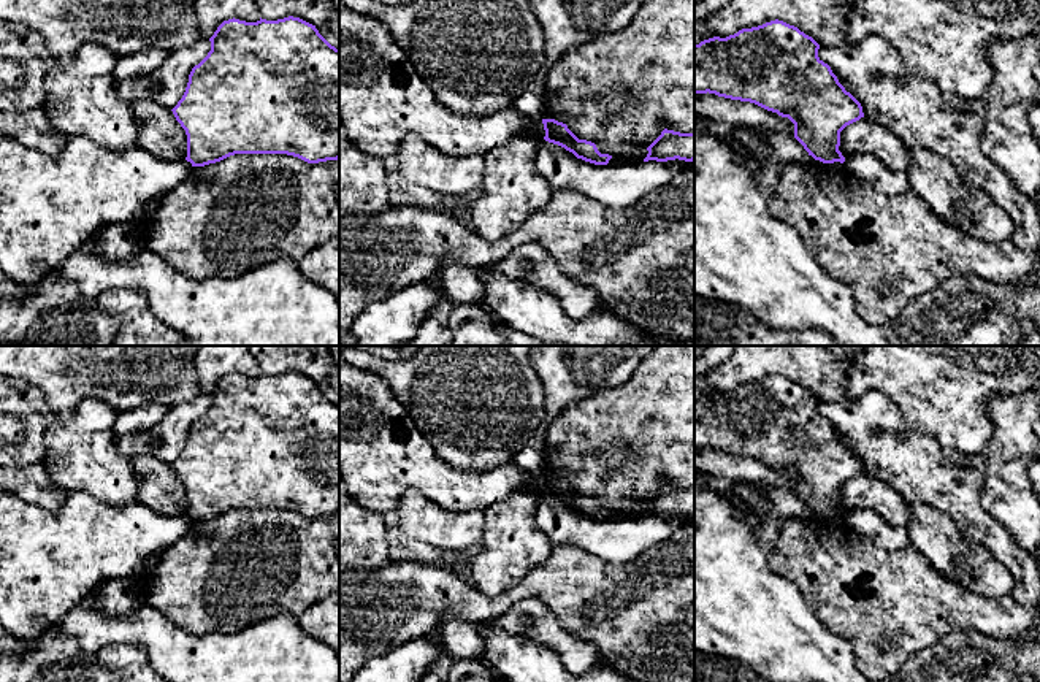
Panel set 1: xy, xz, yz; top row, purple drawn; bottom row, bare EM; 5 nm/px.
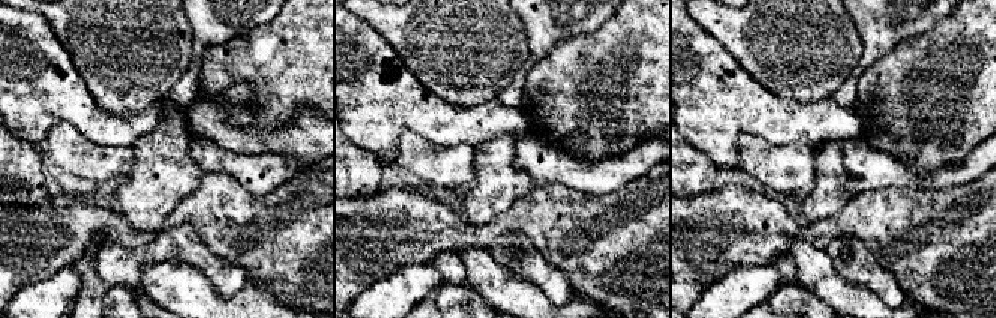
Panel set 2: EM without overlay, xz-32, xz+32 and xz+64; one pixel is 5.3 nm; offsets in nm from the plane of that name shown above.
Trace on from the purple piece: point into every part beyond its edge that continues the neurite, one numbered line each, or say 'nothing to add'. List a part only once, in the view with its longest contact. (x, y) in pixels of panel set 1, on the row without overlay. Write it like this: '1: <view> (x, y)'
nothing to add

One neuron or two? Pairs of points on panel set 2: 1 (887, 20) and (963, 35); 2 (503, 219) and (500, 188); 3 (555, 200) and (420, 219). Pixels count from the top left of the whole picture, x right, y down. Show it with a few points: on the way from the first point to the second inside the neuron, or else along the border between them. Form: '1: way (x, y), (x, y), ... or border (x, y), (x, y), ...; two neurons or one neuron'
1: border (947, 15), (929, 30), (899, 45); two neurons
2: border (530, 191), (492, 219), (468, 222); two neurons
3: way (522, 216), (489, 231), (453, 231); one neuron

